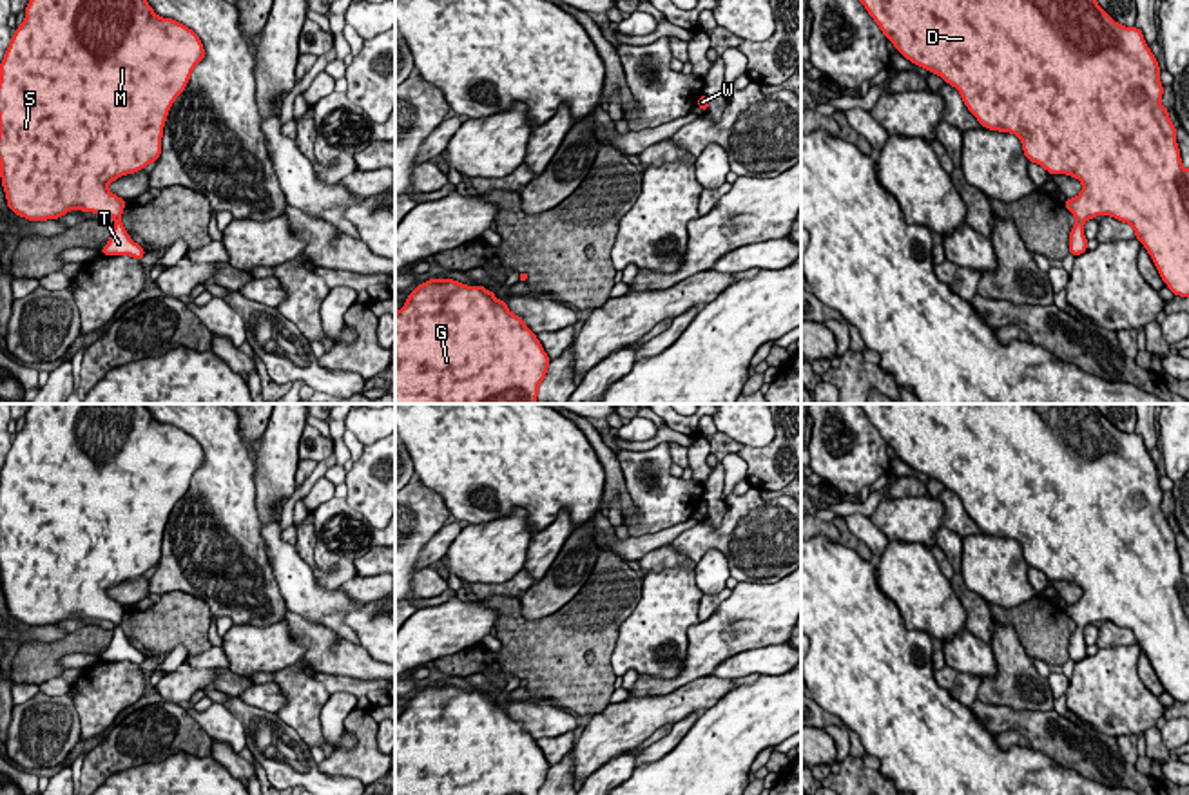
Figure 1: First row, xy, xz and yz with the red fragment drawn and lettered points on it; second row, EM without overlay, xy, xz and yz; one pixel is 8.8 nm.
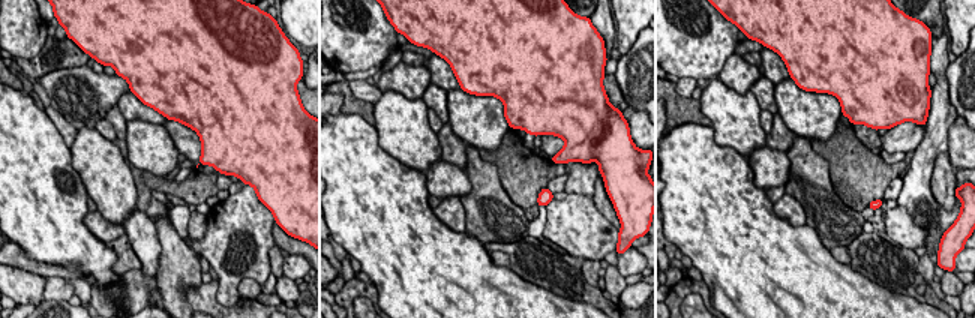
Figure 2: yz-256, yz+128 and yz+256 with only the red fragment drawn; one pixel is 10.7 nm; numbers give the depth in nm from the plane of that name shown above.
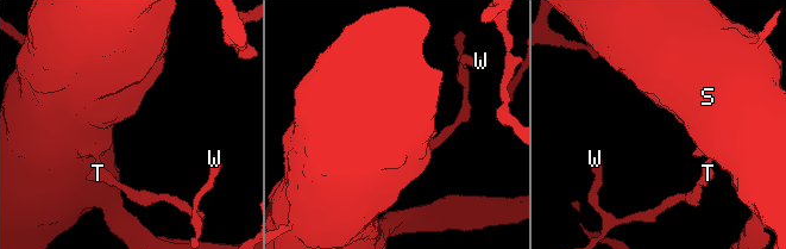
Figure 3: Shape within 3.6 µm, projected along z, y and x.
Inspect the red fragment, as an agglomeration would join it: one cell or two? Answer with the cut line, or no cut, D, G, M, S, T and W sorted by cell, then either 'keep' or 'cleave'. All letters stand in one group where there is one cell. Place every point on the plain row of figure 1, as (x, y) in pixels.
cut none; groups D G M S T W; keep

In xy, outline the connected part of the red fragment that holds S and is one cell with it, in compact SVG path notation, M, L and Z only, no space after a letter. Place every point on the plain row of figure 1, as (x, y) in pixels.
M31 404L0 469L0 581L13 619L31 627L56 625L71 614L111 621L114 636L100 659L141 666L145 656L120 627L127 608L107 590L160 565L167 520L203 464L199 442L158 422L145 404Z

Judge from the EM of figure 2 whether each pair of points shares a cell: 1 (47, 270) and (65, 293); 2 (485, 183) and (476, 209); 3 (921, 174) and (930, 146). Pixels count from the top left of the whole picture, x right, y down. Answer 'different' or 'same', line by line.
1: different
2: same
3: same

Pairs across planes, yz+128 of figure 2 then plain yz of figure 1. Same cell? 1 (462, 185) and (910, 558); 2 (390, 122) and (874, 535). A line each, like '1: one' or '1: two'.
1: one
2: two

